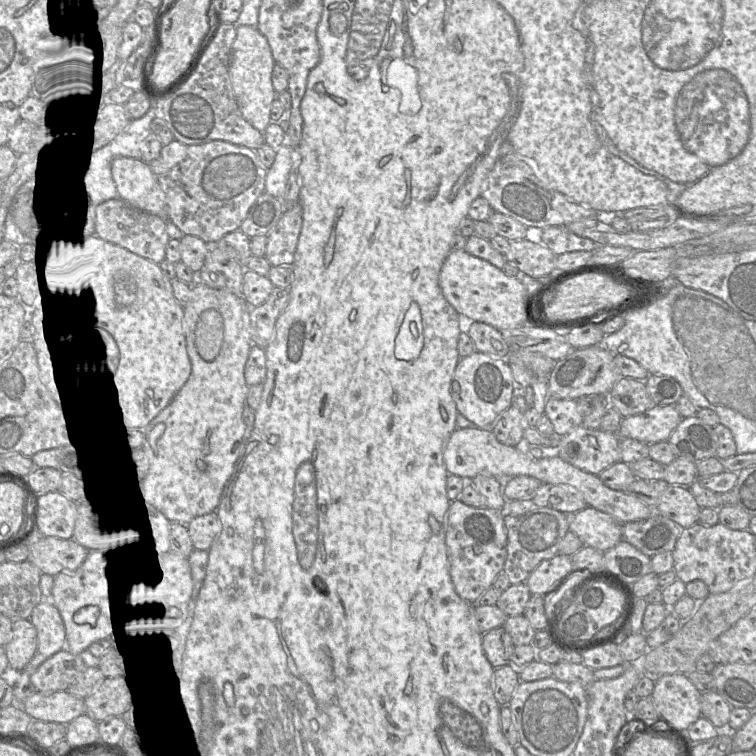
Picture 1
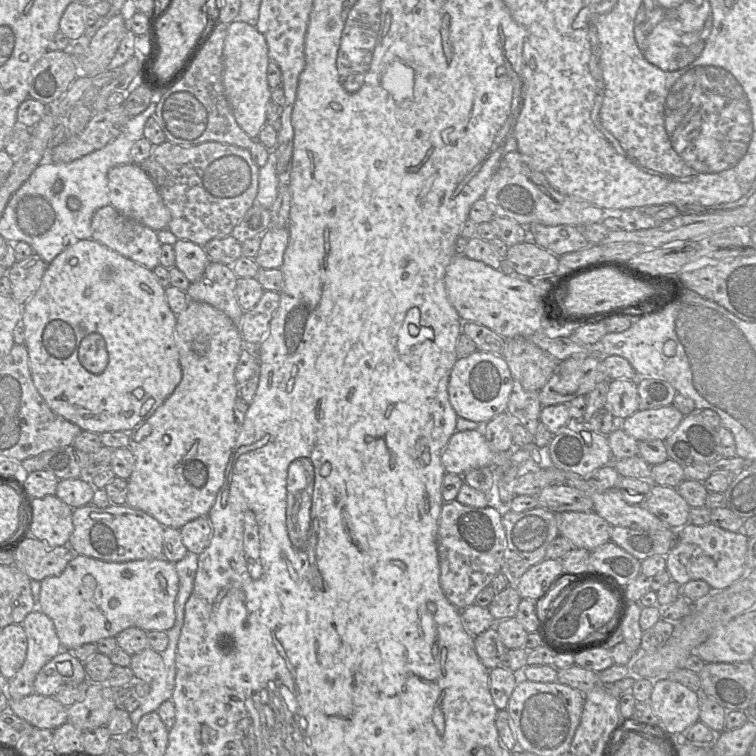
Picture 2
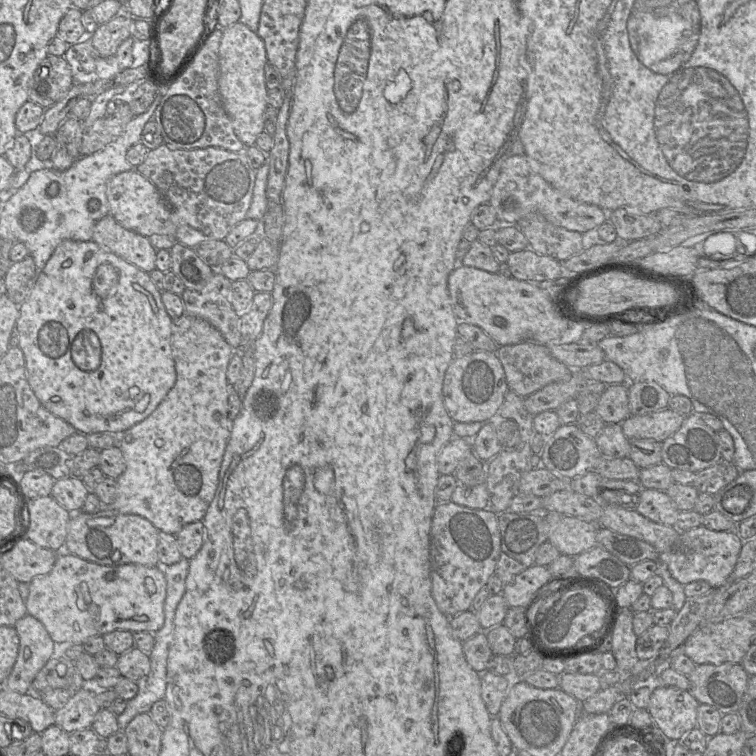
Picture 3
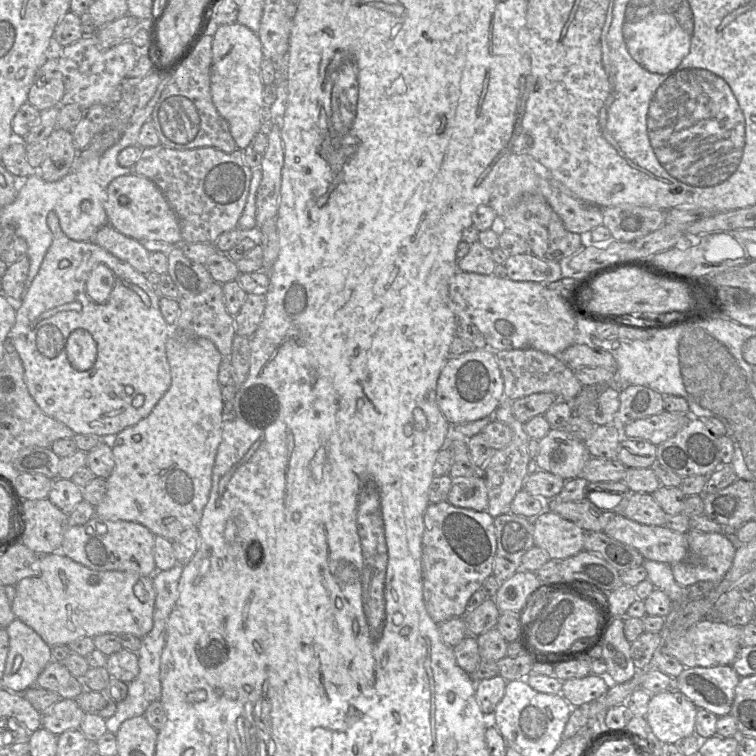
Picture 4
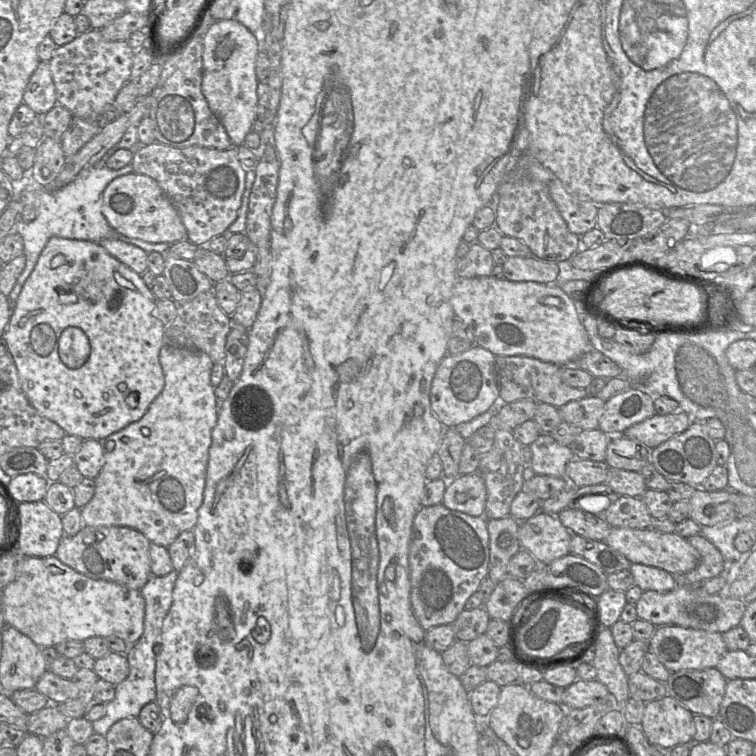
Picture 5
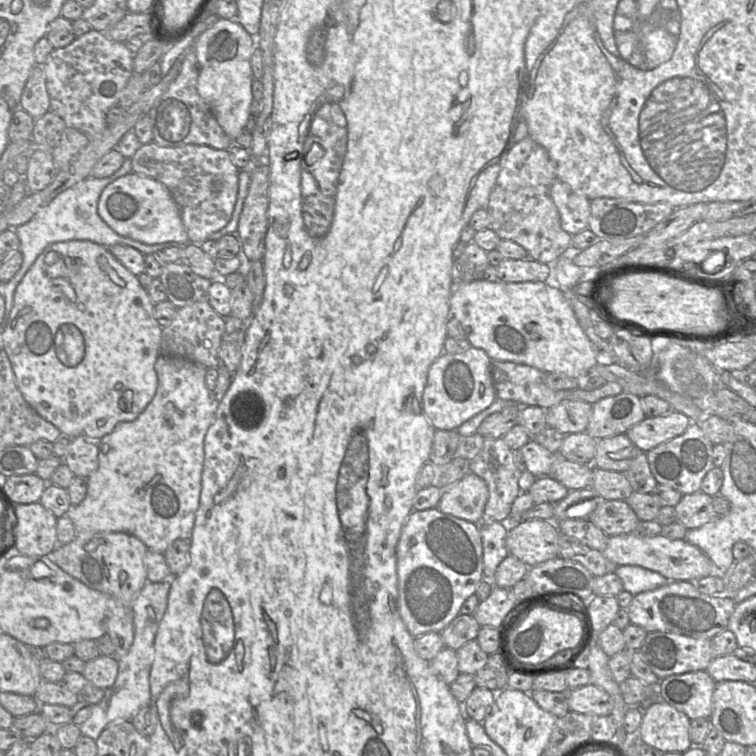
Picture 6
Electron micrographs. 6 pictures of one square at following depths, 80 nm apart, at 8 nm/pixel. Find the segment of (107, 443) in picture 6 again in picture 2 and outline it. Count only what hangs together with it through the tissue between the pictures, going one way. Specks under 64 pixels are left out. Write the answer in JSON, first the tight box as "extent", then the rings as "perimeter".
{"extent":[125,301,245,529],"perimeter":[[[190,301],[187,308],[177,315],[175,340],[182,369],[181,382],[174,392],[149,418],[139,422],[133,429],[128,431],[129,443],[127,447],[134,455],[135,464],[132,473],[127,478],[127,495],[125,504],[148,513],[165,527],[181,529],[181,527],[187,522],[208,514],[216,500],[217,493],[225,482],[226,469],[236,444],[240,427],[240,424],[234,415],[235,402],[239,396],[239,383],[235,377],[235,369],[245,343],[239,327],[235,325],[224,312],[210,304],[197,301]]]}

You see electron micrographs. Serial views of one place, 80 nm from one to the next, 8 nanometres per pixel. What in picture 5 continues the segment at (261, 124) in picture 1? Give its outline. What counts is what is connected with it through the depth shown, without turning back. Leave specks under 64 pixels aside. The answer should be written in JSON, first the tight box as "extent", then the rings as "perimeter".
{"extent":[202,18,261,148],"perimeter":[[[235,18],[230,20],[217,20],[204,36],[203,51],[203,79],[202,92],[208,105],[224,126],[232,143],[232,148],[243,145],[246,135],[252,130],[258,105],[255,64],[256,57],[261,51],[259,35],[249,31]]]}

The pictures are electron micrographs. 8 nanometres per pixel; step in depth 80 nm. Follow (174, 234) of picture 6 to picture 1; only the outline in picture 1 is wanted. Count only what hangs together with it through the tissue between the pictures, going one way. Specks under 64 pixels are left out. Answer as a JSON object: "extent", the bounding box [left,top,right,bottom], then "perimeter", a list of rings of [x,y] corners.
{"extent":[110,157,167,219],"perimeter":[[[121,157],[110,166],[118,196],[129,205],[167,219],[165,195],[149,164],[141,159]]]}

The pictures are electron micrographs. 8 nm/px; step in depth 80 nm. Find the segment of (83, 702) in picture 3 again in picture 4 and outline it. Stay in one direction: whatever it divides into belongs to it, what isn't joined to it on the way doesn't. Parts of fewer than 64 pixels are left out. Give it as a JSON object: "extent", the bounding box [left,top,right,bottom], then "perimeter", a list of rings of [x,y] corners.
{"extent":[42,699,85,735],"perimeter":[[[61,699],[47,711],[42,711],[42,727],[59,735],[67,730],[79,729],[85,712],[75,699]]]}

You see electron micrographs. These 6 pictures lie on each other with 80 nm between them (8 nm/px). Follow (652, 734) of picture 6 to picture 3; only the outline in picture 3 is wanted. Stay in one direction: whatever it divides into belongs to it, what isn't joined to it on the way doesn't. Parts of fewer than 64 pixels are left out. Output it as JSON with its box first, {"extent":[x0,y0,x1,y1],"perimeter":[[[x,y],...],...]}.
{"extent":[647,686,698,740],"perimeter":[[[662,686],[652,690],[647,710],[661,736],[679,740],[685,732],[697,726],[698,705],[689,690]]]}

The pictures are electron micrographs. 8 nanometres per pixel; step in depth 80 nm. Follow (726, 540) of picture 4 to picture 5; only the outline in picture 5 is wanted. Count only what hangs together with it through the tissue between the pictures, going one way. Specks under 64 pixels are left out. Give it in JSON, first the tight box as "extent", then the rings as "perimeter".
{"extent":[676,534,725,586],"perimeter":[[[702,534],[688,538],[700,554],[699,564],[695,569],[676,576],[677,585],[690,586],[694,582],[719,576],[725,570],[725,559],[717,547]]]}

